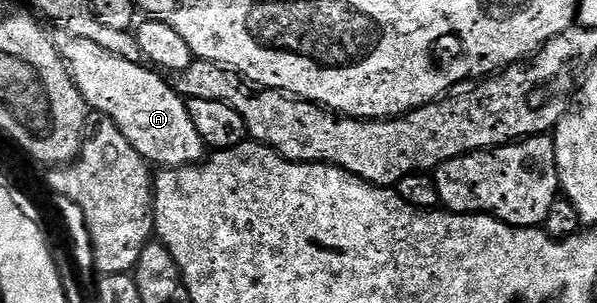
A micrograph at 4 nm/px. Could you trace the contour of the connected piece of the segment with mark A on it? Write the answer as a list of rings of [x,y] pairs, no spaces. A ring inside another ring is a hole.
[[[66,34],[60,37],[57,40],[59,52],[88,109],[113,121],[144,160],[163,168],[184,168],[186,164],[198,164],[204,159],[205,145],[201,134],[197,134],[197,126],[193,126],[193,118],[189,118],[187,100],[170,83],[166,84],[158,71],[143,64],[125,62],[125,58],[109,54],[109,50],[97,46],[97,42],[89,42],[89,38]]]

